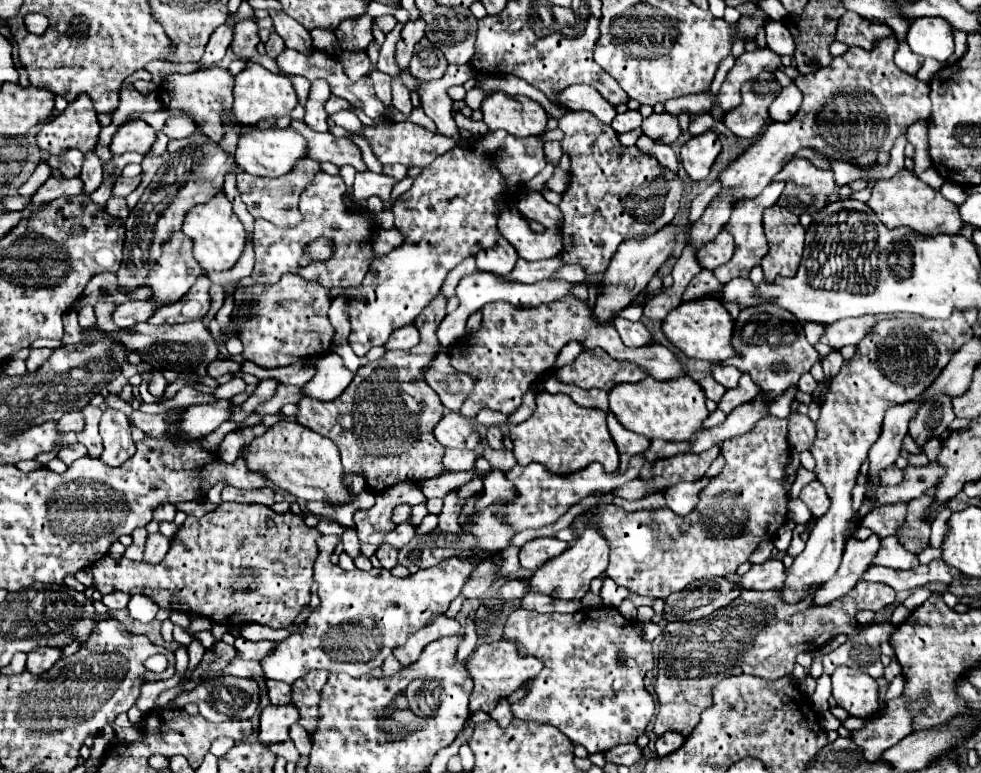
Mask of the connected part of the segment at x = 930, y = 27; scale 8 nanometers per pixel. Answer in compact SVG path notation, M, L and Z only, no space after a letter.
M916 18L910 24L908 46L914 54L928 56L946 64L954 54L954 36L952 26L944 18Z

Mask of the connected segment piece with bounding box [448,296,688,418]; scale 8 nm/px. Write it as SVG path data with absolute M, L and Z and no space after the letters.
M576 296L552 302L552 306L536 308L516 308L508 302L490 302L482 308L482 316L484 318L478 332L464 334L460 342L456 342L456 346L448 348L452 368L476 380L472 392L460 408L460 414L468 418L476 416L482 408L498 410L504 414L516 412L522 404L522 396L530 390L532 382L540 374L544 374L544 370L550 370L554 366L560 350L568 342L578 342L586 350L602 348L618 362L632 362L640 366L640 370L656 380L670 380L688 374L680 358L658 342L644 348L624 346L616 328L612 324L596 324L590 316L588 300L578 300Z

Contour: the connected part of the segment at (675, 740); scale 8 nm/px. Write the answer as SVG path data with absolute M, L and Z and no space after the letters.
M666 732L656 740L656 754L664 756L670 754L670 750L676 750L684 744L684 736L678 732Z

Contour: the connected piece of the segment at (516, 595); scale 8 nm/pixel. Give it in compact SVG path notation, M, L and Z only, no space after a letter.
M510 580L510 582L506 582L502 586L502 598L504 600L520 600L528 592L530 592L530 588L524 582L520 582L520 580Z

